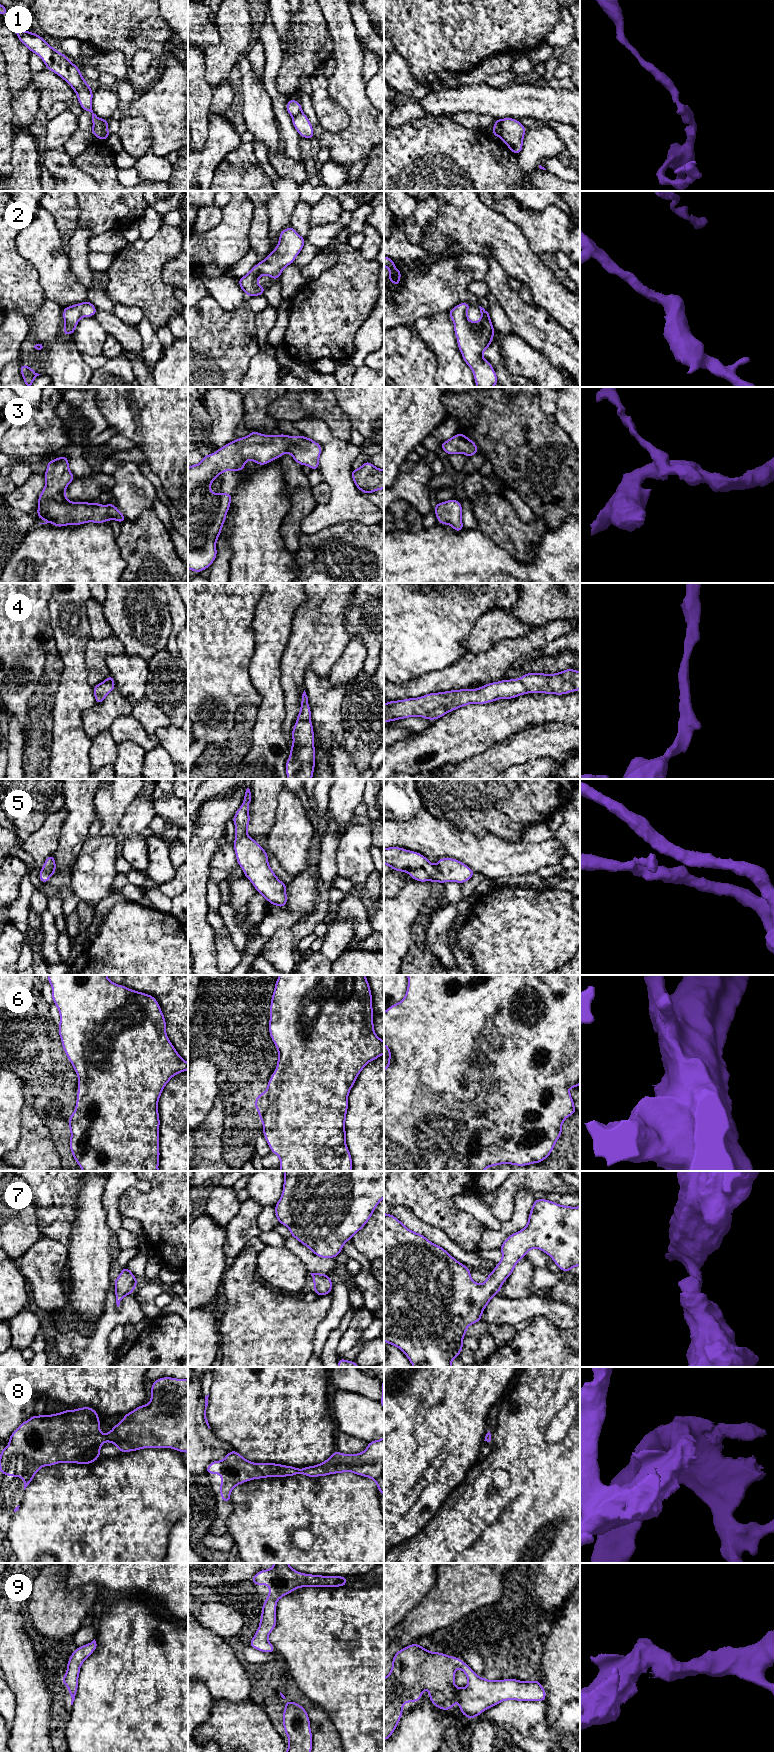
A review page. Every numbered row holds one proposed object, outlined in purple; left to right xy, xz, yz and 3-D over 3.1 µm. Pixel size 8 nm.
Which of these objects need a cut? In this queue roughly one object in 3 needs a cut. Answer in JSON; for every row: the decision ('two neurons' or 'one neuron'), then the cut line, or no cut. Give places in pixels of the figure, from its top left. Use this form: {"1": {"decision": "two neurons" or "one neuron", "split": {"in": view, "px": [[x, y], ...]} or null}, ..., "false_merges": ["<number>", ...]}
{"1": {"decision": "two neurons", "split": {"in": "xy", "px": [[102, 119], [102, 135], [99, 138]]}}, "2": {"decision": "one neuron", "split": null}, "3": {"decision": "one neuron", "split": null}, "4": {"decision": "one neuron", "split": null}, "5": {"decision": "one neuron", "split": null}, "6": {"decision": "two neurons", "split": {"in": "yz", "px": [[486, 1085], [480, 1088], [479, 1093], [470, 1103], [471, 1131]]}}, "7": {"decision": "one neuron", "split": null}, "8": {"decision": "one neuron", "split": null}, "9": {"decision": "one neuron", "split": null}, "false_merges": ["1", "6"]}

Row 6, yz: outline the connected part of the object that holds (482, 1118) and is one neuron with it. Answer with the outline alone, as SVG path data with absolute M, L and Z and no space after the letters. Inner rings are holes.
M487 1086L481 1087L479 1094L470 1103L471 1131L499 1131L499 1120L490 1110L493 1094Z

